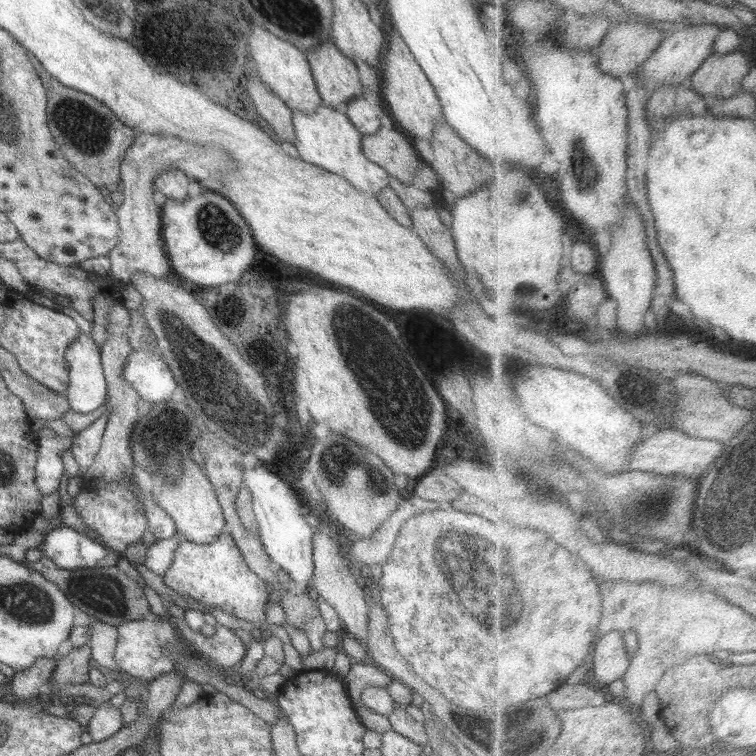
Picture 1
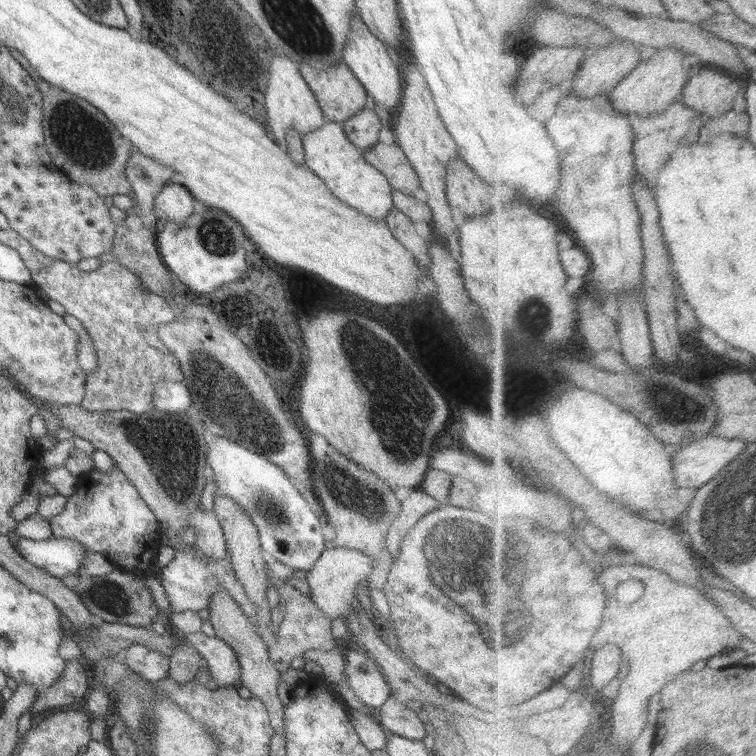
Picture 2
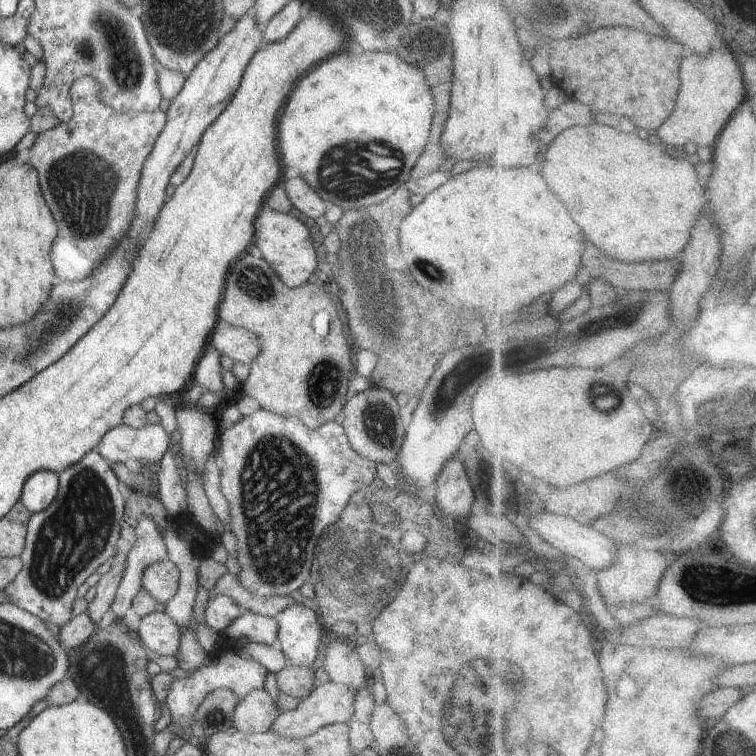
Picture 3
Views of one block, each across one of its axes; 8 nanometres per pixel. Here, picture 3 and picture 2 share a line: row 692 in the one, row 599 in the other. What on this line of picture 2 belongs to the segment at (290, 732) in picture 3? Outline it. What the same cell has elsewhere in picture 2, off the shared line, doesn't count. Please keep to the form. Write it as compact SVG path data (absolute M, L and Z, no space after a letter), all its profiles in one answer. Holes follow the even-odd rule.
M334 547L324 549L314 566L308 571L308 582L314 604L326 615L326 618L338 617L349 619L353 614L351 603L354 603L354 592L358 582L365 581L367 576L376 568L372 557L353 548Z

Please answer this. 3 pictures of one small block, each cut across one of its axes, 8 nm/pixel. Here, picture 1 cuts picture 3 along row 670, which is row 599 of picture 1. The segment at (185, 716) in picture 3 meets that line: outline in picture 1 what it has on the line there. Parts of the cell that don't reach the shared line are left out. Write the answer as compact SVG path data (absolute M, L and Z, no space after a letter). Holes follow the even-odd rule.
M229 530L220 533L210 544L196 544L184 539L163 576L164 584L179 594L191 596L208 609L224 610L246 622L264 622L263 608L269 600L268 585L246 565L241 545Z

